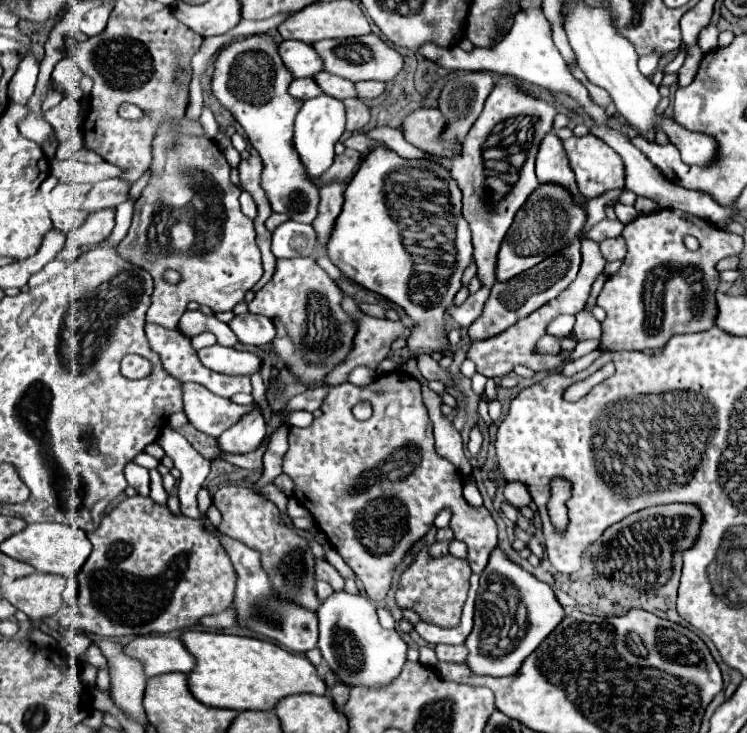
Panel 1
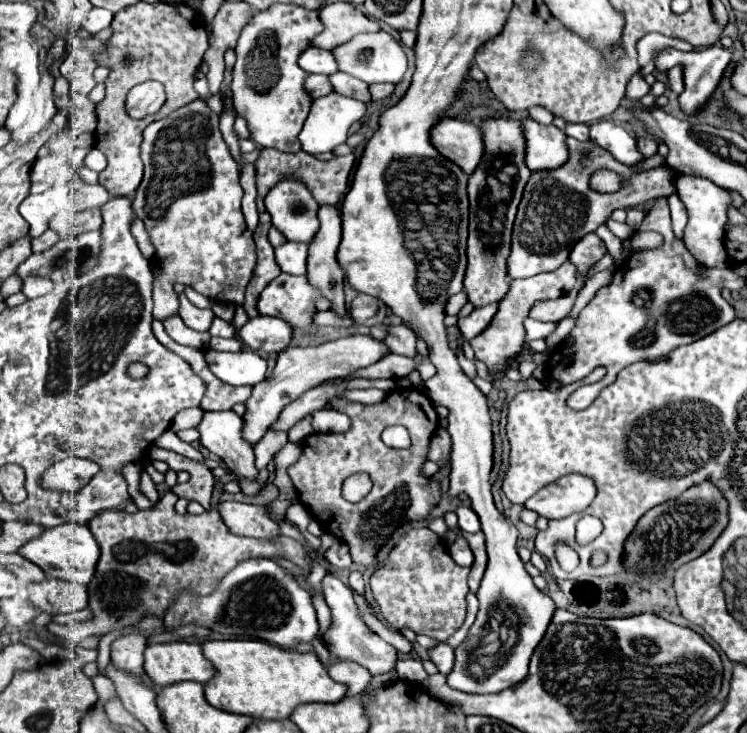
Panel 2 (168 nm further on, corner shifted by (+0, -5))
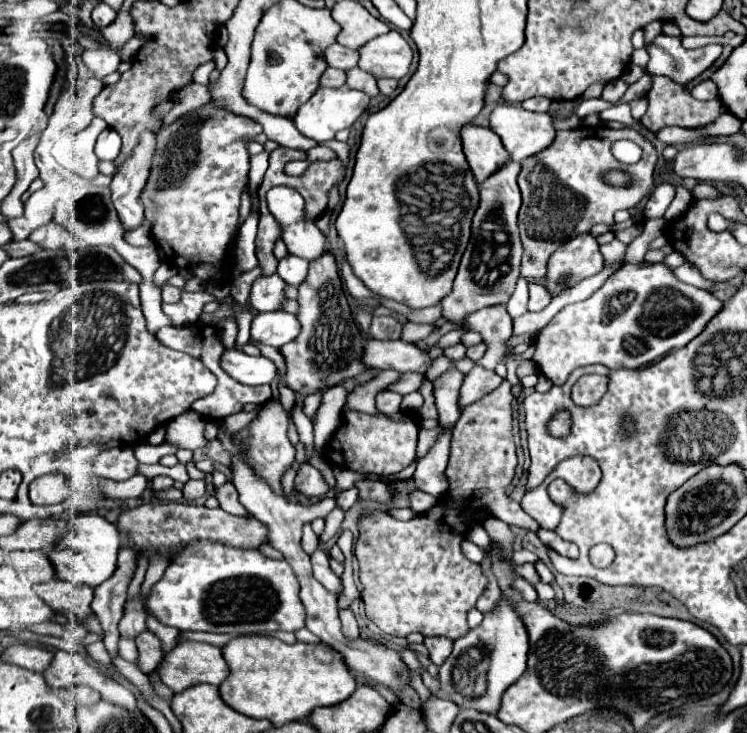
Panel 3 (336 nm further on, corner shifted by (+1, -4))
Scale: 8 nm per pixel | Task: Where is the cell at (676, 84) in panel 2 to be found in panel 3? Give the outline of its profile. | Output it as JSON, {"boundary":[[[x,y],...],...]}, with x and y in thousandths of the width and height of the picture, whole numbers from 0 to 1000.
{"boundary":[[[874,105],[874,119],[866,127],[866,135],[869,135],[869,149],[858,160],[858,168],[874,181],[890,171],[906,171],[906,173],[920,173],[920,176],[944,173],[944,171],[954,168],[960,162],[960,151],[965,151],[965,141],[960,135],[933,138],[920,127],[917,119],[912,119],[909,113],[904,113],[901,108],[893,108],[893,105]]]}

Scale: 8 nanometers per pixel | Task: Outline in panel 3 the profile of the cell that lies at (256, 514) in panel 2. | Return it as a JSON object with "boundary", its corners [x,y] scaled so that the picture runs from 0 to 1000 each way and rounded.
{"boundary":[[[304,656],[304,659],[296,662],[296,664],[290,664],[288,678],[293,681],[293,689],[296,689],[299,697],[304,697],[304,700],[309,700],[309,703],[317,703],[317,705],[331,705],[331,703],[333,703],[331,694],[320,686],[317,670],[315,670],[315,664],[312,664],[309,656]]]}

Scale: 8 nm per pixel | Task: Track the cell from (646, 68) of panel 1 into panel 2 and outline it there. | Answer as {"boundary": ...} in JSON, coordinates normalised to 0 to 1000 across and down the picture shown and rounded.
{"boundary":[[[867,46],[859,49],[859,55],[851,60],[854,68],[854,85],[857,90],[865,90],[873,79],[878,79],[889,65],[908,65],[908,68],[929,68],[926,60],[908,55],[908,52],[894,52],[889,46]]]}

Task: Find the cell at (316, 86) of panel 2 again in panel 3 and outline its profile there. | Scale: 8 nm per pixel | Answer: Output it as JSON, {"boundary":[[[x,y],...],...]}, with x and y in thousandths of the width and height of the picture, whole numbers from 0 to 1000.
{"boundary":[[[446,91],[435,94],[435,100],[427,108],[430,119],[456,119],[459,113],[462,113],[462,100],[454,94],[446,94]]]}

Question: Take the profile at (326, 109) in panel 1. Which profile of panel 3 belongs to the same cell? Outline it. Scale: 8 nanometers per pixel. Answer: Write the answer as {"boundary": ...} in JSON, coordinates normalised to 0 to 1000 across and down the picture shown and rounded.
{"boundary":[[[465,116],[454,119],[454,121],[424,121],[422,130],[400,149],[400,157],[395,157],[395,173],[414,190],[424,192],[424,195],[435,195],[448,190],[448,181],[456,176],[470,173],[483,154],[491,149],[494,143],[494,132],[486,124],[475,124],[467,121]]]}

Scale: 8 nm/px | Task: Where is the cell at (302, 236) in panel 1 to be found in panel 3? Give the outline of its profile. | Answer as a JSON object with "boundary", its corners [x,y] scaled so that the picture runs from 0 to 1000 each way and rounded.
{"boundary":[[[384,348],[373,356],[373,364],[371,364],[371,375],[384,386],[384,389],[400,389],[408,378],[411,378],[411,364],[414,364],[414,356],[411,353],[403,353],[403,351],[395,351],[395,348]]]}

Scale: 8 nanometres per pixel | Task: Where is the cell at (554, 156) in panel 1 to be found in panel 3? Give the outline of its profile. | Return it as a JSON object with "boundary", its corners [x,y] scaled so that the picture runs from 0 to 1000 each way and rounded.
{"boundary":[[[668,143],[657,157],[657,176],[671,187],[684,217],[700,220],[714,214],[732,201],[746,187],[738,157],[711,154],[695,143]]]}

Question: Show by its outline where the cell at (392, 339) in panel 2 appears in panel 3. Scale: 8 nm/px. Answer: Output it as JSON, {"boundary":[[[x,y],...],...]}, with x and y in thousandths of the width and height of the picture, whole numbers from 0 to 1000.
{"boundary":[[[499,432],[497,460],[502,462],[537,462],[537,443],[526,432]]]}

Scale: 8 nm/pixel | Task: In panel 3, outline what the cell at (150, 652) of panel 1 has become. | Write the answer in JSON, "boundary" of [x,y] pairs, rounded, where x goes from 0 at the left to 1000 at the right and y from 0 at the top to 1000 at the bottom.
{"boundary":[[[242,874],[218,896],[218,902],[210,907],[210,918],[229,943],[240,945],[240,943],[245,943],[256,935],[266,935],[266,932],[293,935],[307,921],[307,910],[304,910],[293,883],[280,880],[280,877],[266,877],[266,874]]]}

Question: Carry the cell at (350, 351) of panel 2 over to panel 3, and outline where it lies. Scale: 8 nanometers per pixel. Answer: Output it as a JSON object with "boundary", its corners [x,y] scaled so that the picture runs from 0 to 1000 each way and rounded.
{"boundary":[[[491,462],[486,476],[486,498],[494,503],[529,503],[534,509],[556,506],[572,509],[574,503],[574,484],[566,482],[558,471],[545,465],[507,465]]]}

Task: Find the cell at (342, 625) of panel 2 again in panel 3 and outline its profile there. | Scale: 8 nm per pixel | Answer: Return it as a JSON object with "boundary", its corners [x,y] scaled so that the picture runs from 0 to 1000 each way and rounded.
{"boundary":[[[424,749],[424,752],[416,757],[416,768],[419,768],[419,784],[422,784],[422,790],[424,790],[438,806],[454,812],[454,806],[459,806],[459,795],[456,795],[456,790],[443,779],[443,774],[440,774],[440,760],[438,760],[430,749]]]}

